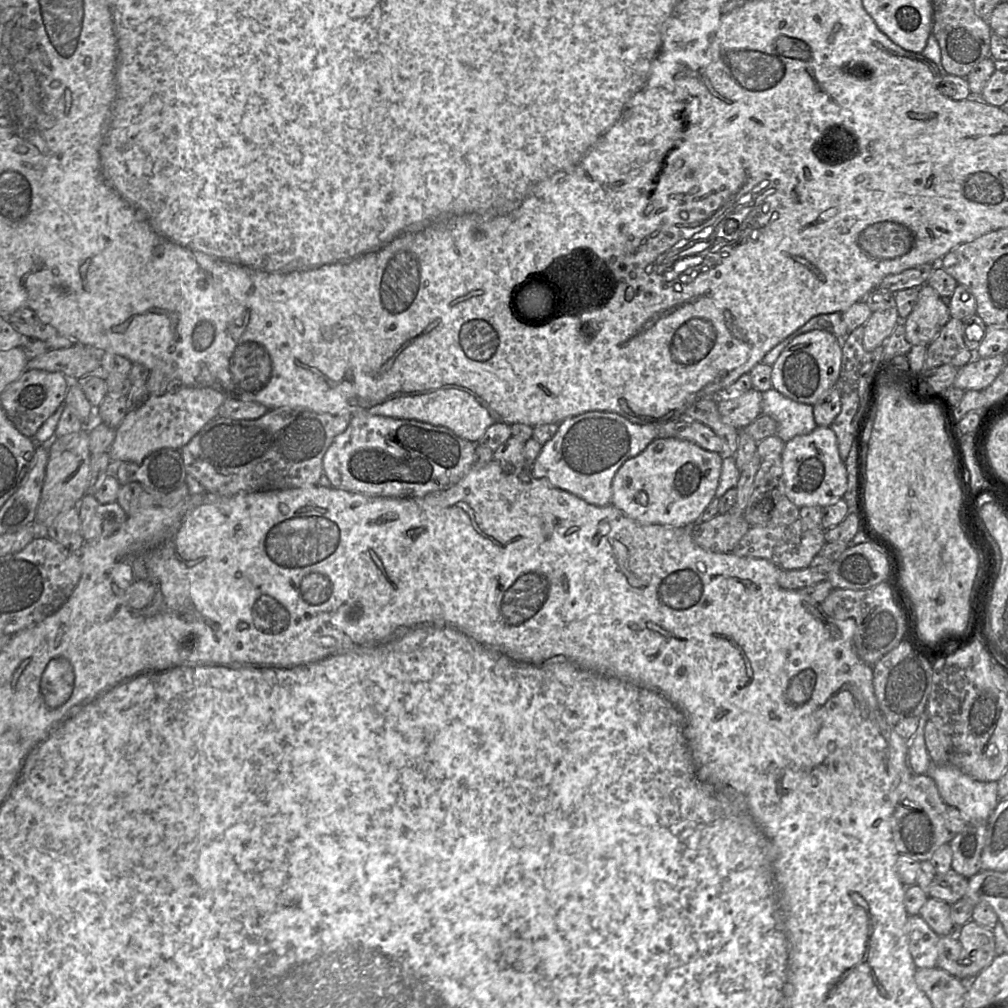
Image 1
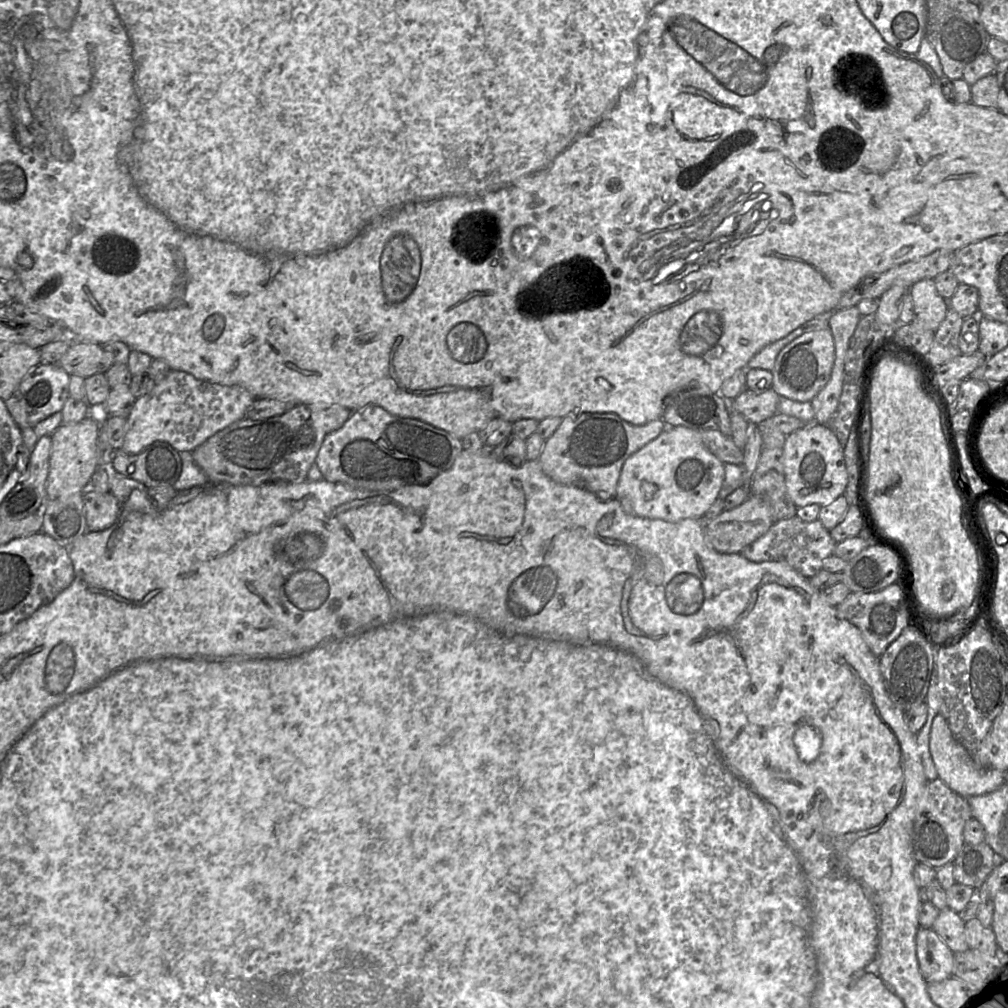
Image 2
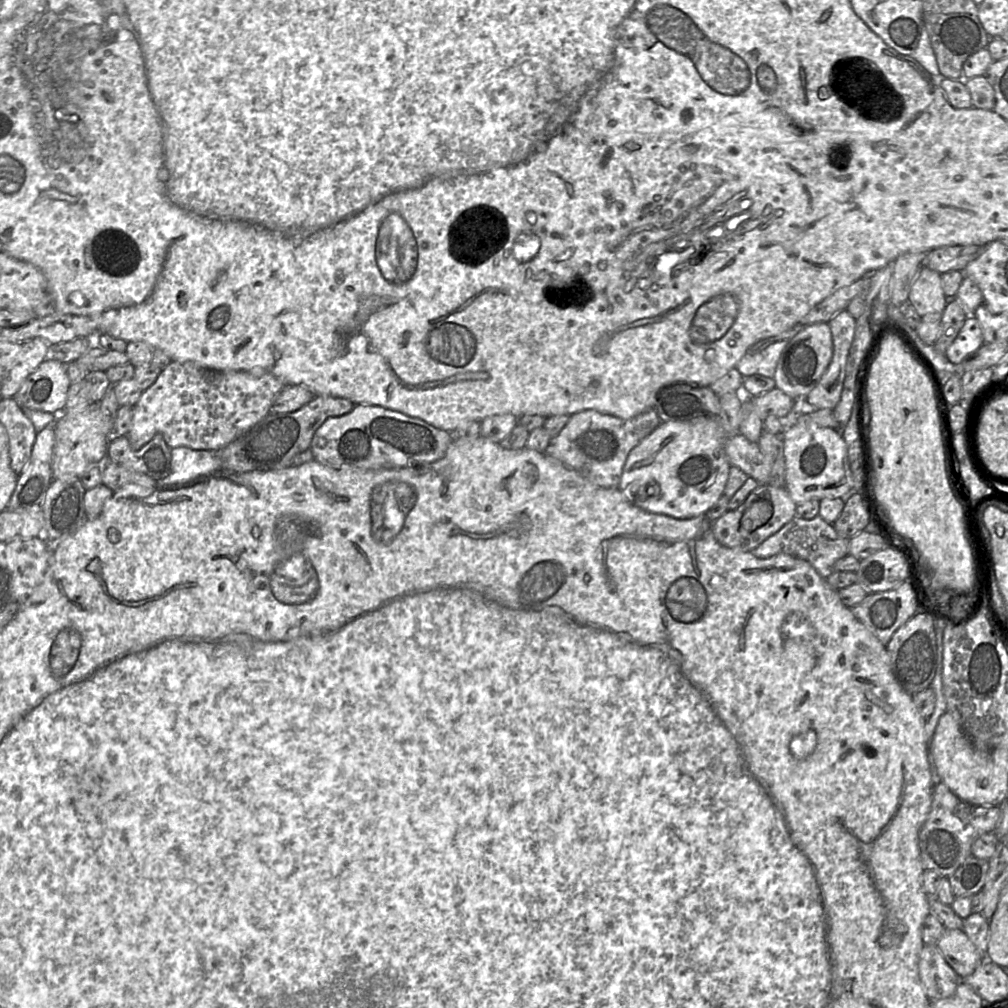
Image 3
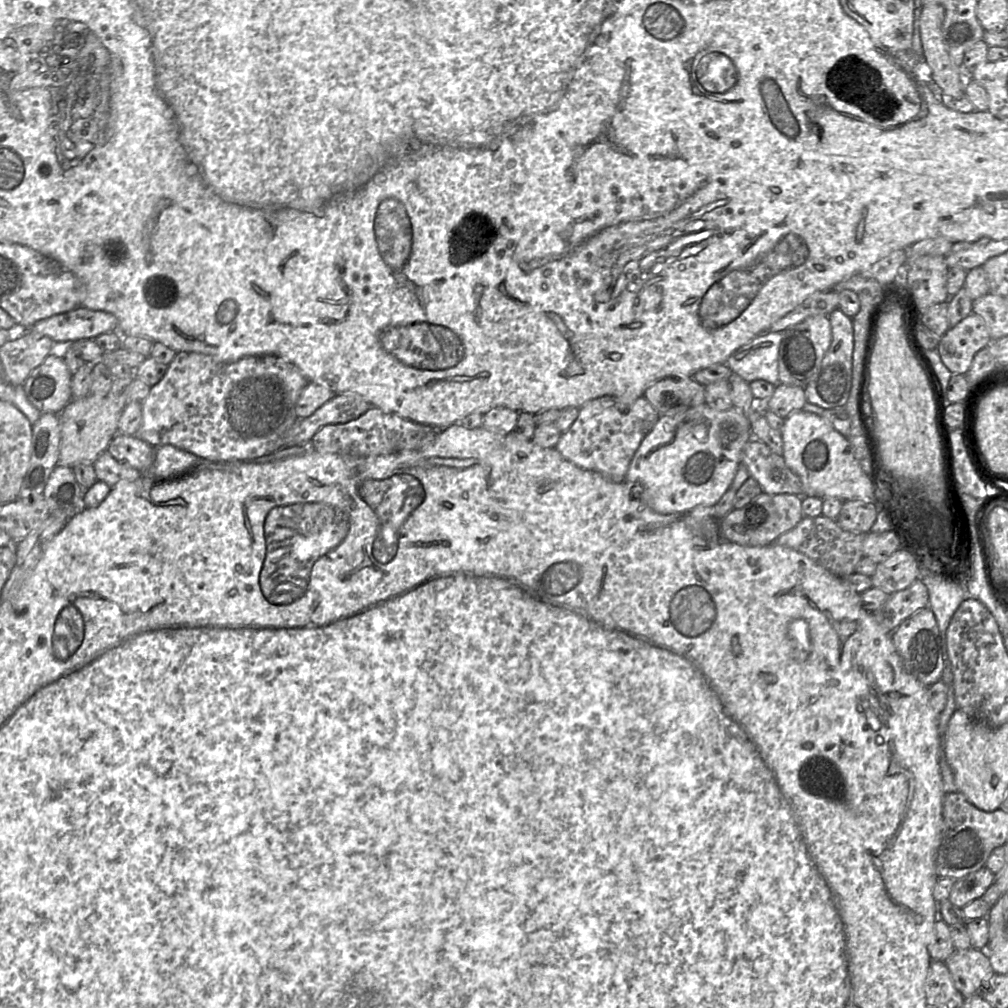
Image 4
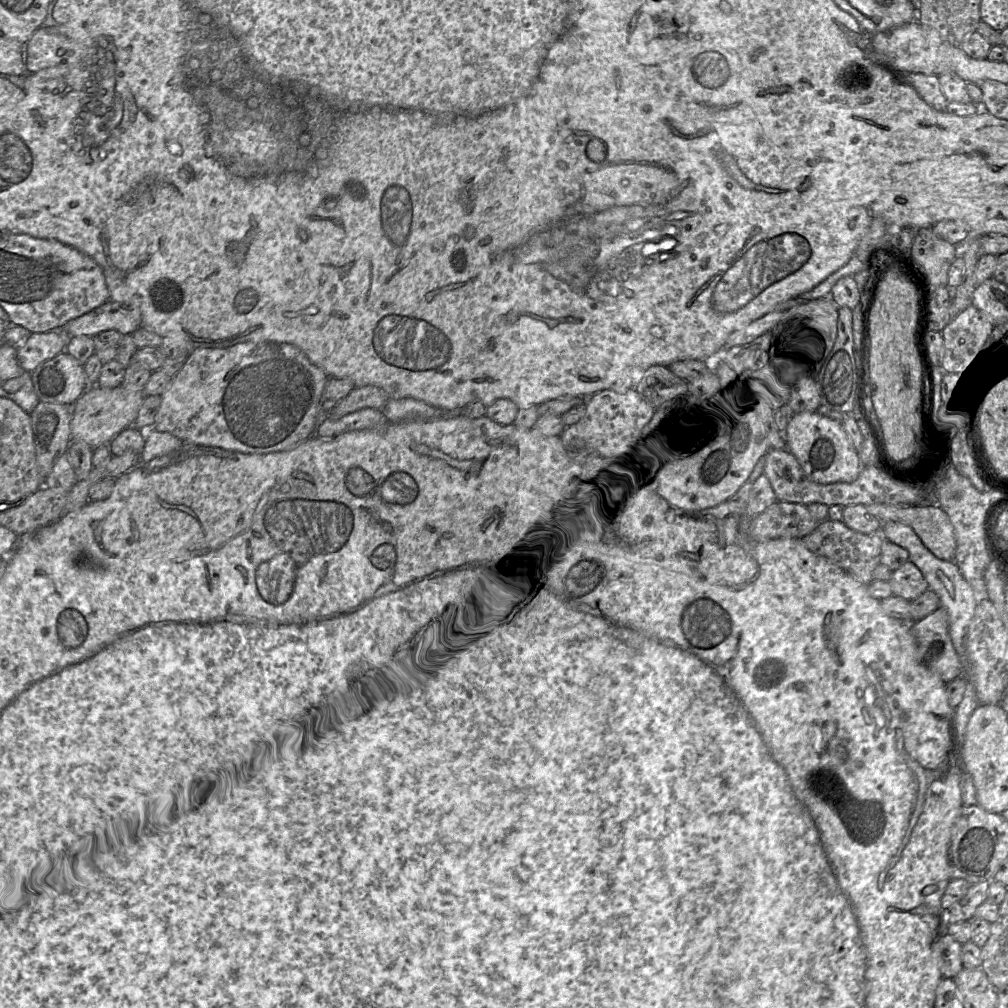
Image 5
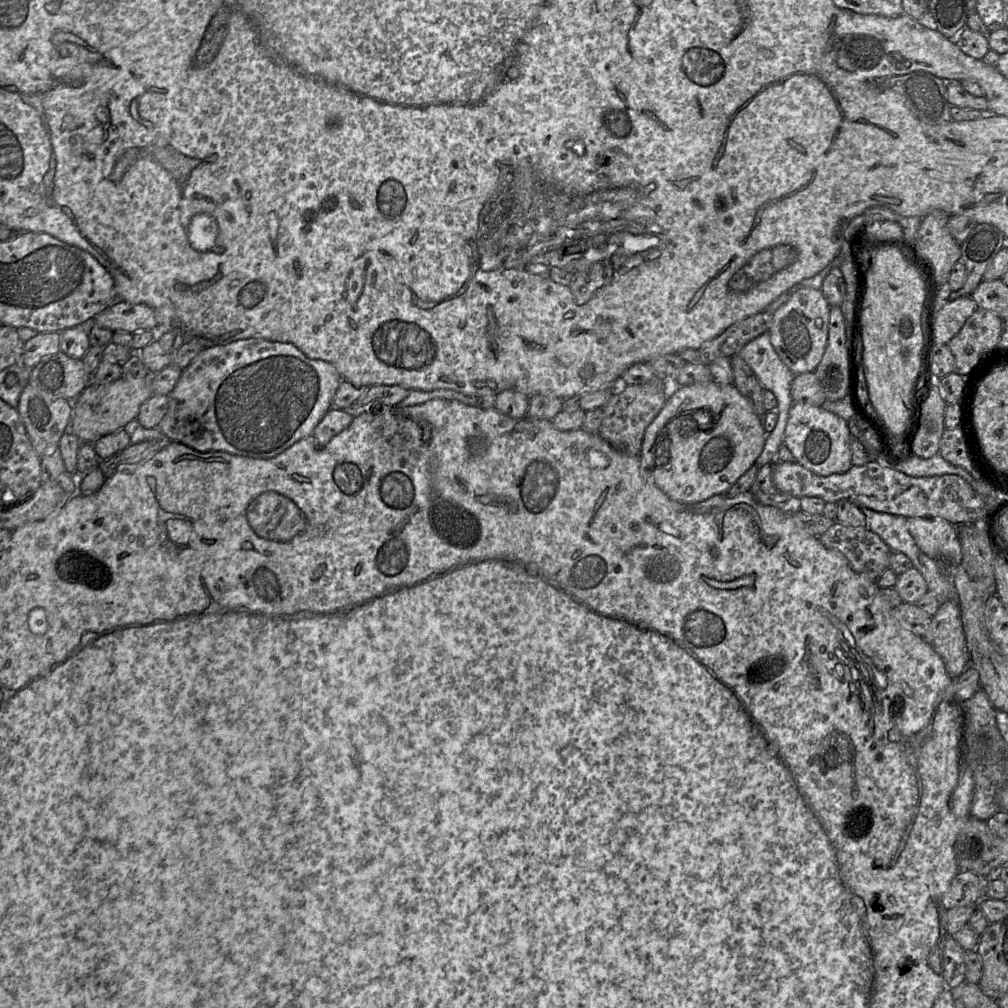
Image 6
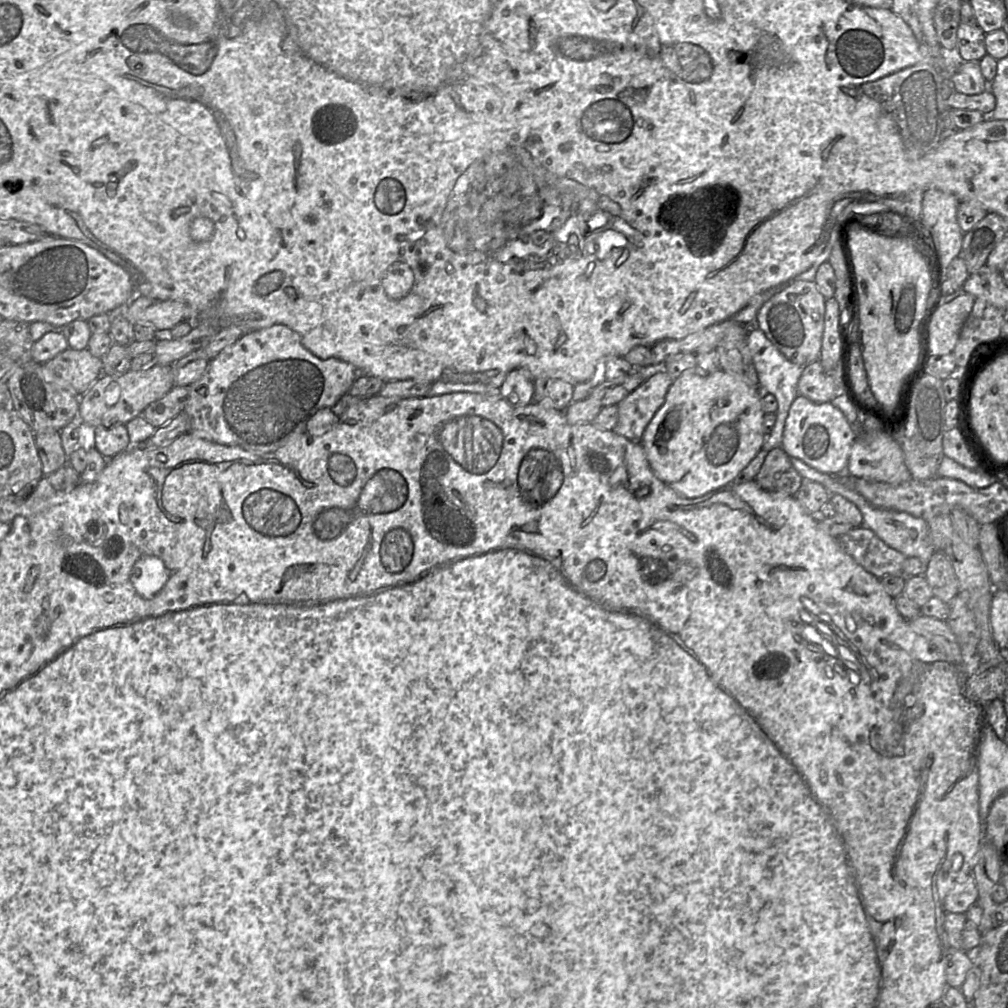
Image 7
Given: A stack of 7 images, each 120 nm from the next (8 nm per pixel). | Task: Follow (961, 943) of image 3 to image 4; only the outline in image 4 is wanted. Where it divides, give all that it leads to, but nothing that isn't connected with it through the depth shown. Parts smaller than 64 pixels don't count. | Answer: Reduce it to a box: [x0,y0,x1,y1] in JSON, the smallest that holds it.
[945,947,996,998]

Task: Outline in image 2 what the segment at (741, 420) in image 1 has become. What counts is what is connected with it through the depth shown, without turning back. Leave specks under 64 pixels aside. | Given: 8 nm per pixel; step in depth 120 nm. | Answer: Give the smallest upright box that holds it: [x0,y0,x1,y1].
[729,387,779,425]

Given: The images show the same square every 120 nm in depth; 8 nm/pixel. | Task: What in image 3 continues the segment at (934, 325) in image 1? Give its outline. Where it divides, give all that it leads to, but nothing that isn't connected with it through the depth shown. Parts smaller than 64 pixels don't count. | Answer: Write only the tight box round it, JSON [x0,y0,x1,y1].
[908,267,955,316]

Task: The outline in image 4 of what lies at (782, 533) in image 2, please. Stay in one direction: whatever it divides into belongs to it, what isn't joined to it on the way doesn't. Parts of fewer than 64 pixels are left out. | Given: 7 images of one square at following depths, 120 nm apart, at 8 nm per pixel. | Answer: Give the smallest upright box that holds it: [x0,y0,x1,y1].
[772,515,866,577]

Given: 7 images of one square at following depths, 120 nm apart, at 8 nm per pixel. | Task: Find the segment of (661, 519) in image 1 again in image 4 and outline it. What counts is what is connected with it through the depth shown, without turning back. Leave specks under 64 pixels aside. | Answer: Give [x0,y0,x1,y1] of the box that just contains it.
[624,403,751,514]

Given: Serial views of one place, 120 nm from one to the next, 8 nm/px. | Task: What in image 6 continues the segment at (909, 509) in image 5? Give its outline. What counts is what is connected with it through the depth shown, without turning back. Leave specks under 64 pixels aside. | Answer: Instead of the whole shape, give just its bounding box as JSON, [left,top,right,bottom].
[907,517,961,564]

